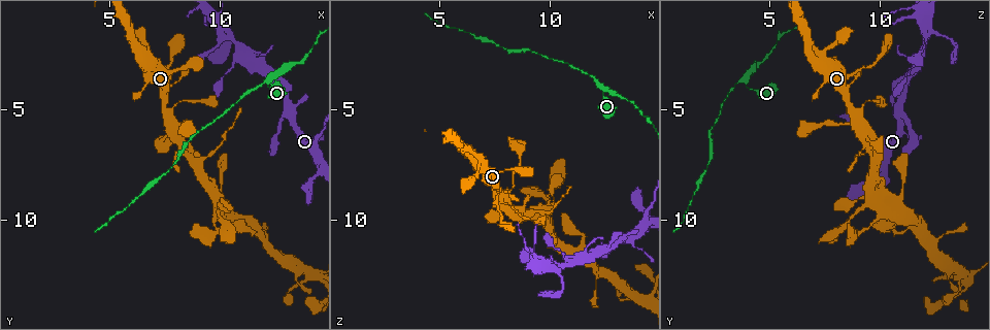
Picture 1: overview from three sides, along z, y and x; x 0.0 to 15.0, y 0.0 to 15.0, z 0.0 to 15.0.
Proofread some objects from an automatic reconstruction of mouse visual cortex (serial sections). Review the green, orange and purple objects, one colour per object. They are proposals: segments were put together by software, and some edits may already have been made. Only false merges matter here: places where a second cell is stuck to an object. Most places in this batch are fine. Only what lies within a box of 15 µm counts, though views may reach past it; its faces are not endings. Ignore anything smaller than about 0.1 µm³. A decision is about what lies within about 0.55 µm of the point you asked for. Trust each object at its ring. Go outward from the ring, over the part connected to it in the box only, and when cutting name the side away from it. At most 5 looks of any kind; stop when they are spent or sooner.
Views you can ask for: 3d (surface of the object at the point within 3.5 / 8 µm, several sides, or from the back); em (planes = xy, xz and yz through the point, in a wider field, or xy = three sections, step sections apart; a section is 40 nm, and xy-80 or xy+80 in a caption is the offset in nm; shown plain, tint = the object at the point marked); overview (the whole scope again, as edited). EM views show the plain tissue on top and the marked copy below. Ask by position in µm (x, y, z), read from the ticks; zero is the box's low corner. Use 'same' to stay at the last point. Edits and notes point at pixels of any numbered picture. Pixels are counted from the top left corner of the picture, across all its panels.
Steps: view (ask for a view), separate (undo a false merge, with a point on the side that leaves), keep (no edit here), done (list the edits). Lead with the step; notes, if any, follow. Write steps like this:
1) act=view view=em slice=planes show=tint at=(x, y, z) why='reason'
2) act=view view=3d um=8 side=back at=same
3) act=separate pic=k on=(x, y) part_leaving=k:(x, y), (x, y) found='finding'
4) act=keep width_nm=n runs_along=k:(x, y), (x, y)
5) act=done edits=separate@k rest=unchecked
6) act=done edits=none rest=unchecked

act=view view=3d um=3.5 at=(10.6, 1.9, 12.1) why='a narrow waist'

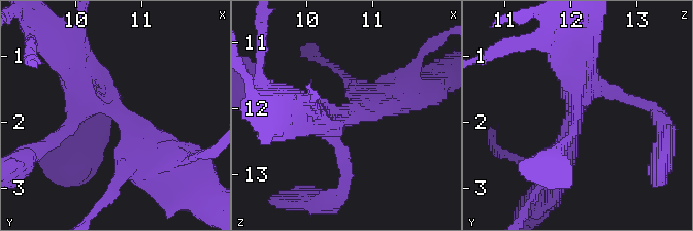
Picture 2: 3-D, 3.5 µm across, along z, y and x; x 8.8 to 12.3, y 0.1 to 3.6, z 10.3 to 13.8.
act=view view=em slice=xy step=5 show=tint at=(10.55, 1.80, 12.10)

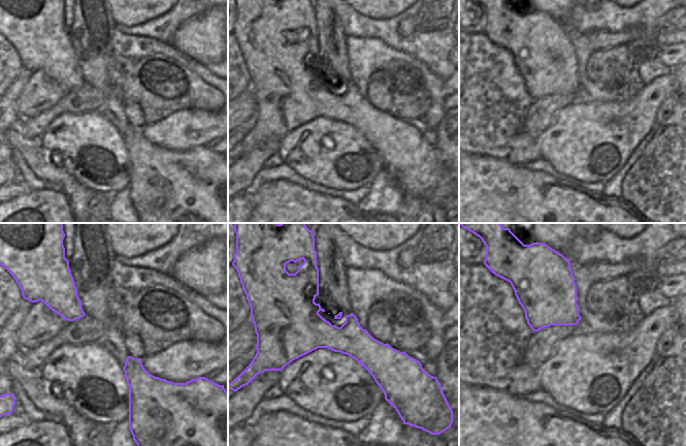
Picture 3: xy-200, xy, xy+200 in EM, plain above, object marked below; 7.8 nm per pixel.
act=keep runs_along=3:(275, 330), (409, 359) found='continuous, no second cell'

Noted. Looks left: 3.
act=view view=3d um=3.5 at=(12.1, 3.8, 3.9)

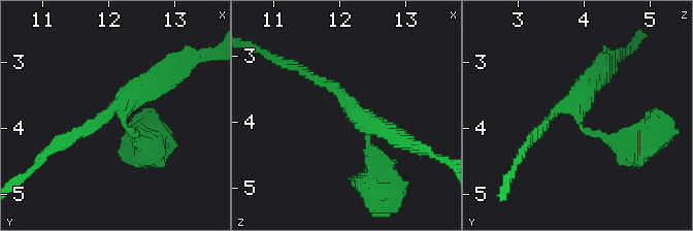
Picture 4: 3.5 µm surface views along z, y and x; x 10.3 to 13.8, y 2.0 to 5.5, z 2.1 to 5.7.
act=view view=em slice=xy step=5 show=tint at=(12.20, 3.75, 3.85) arms=3 arm_widths_nm=100,150,300

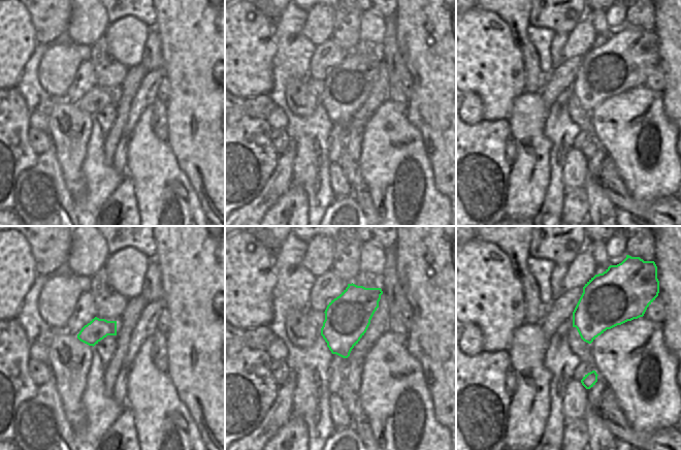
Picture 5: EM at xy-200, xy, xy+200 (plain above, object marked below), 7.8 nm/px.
act=view view=em slice=xy step=1 show=tint at=same

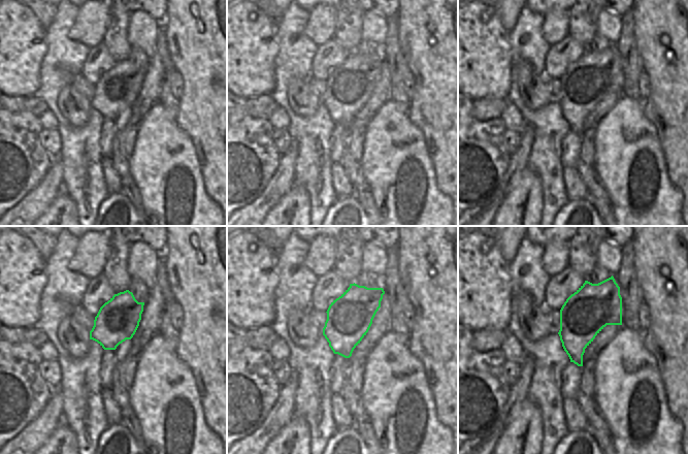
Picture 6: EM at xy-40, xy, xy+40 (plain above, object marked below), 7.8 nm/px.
act=keep runs_along=4:(375, 160), (344, 97), (309, 75) found='continuous, no second cell'

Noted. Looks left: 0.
act=done edits=none rest=unchecked

